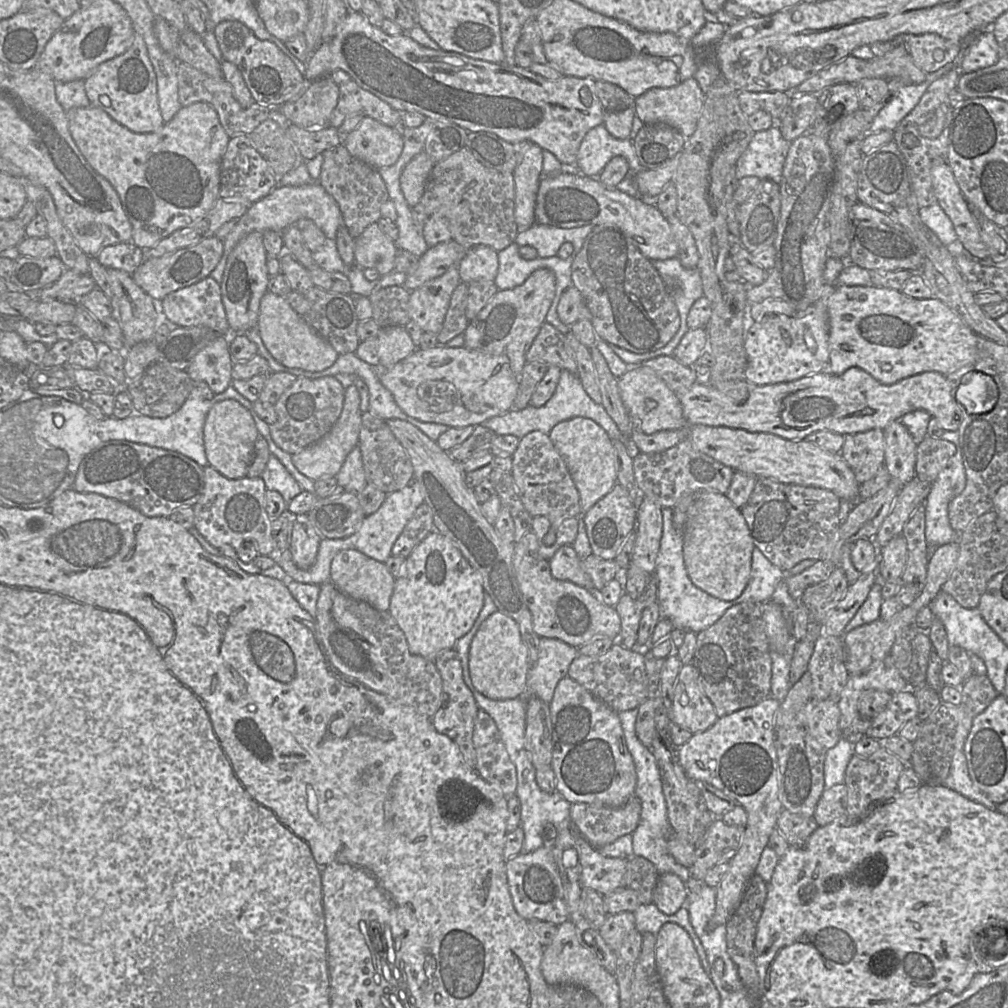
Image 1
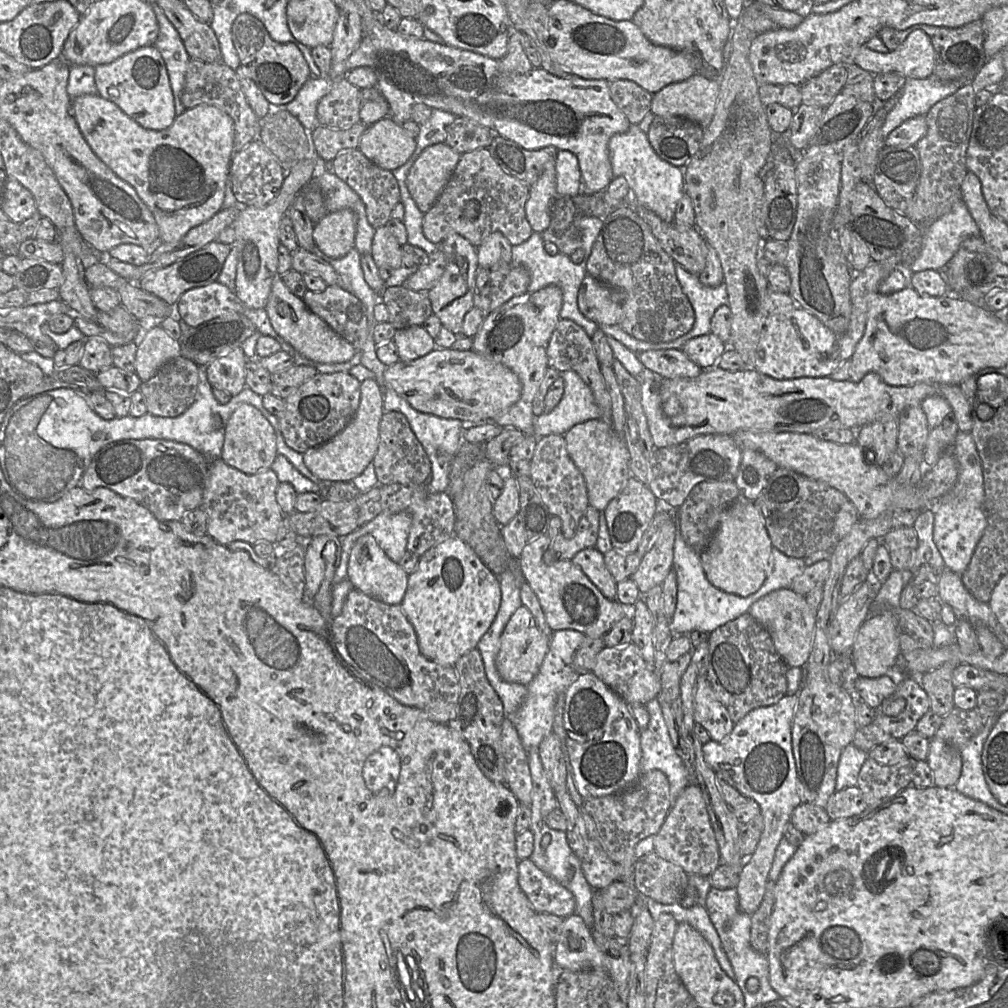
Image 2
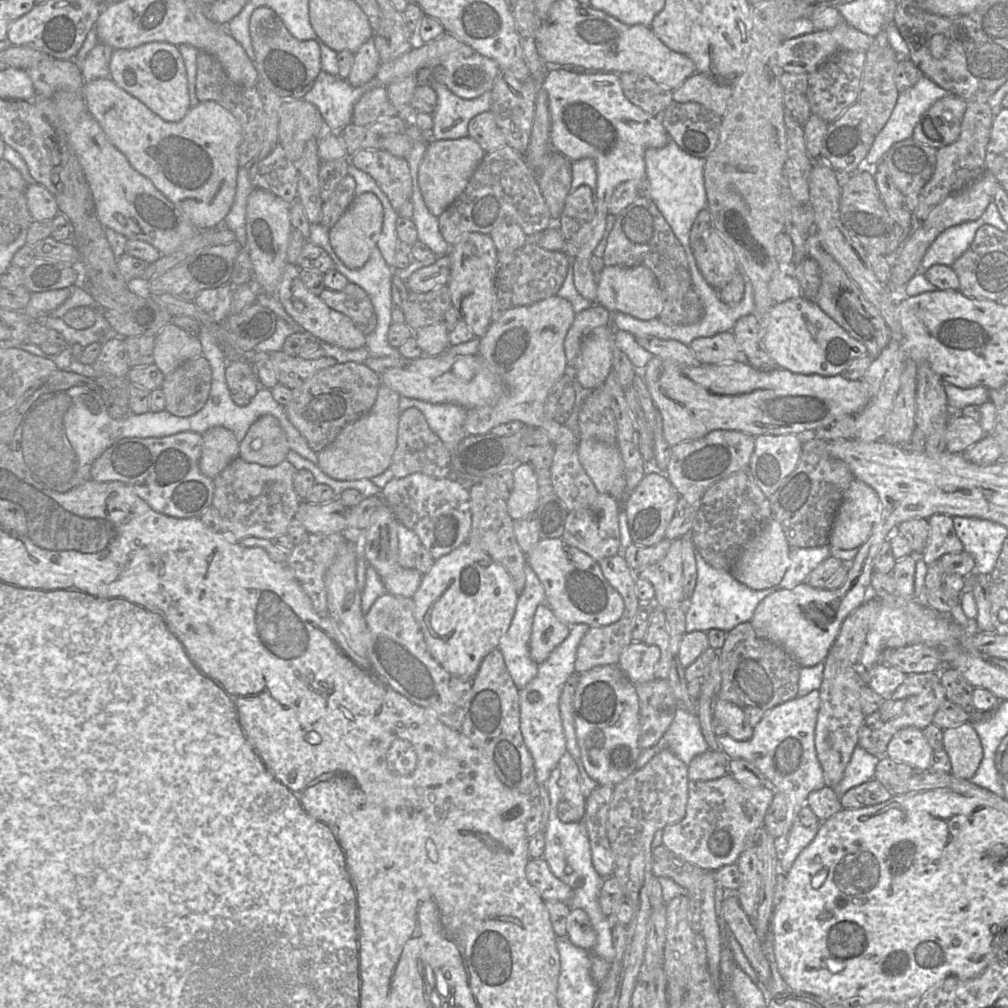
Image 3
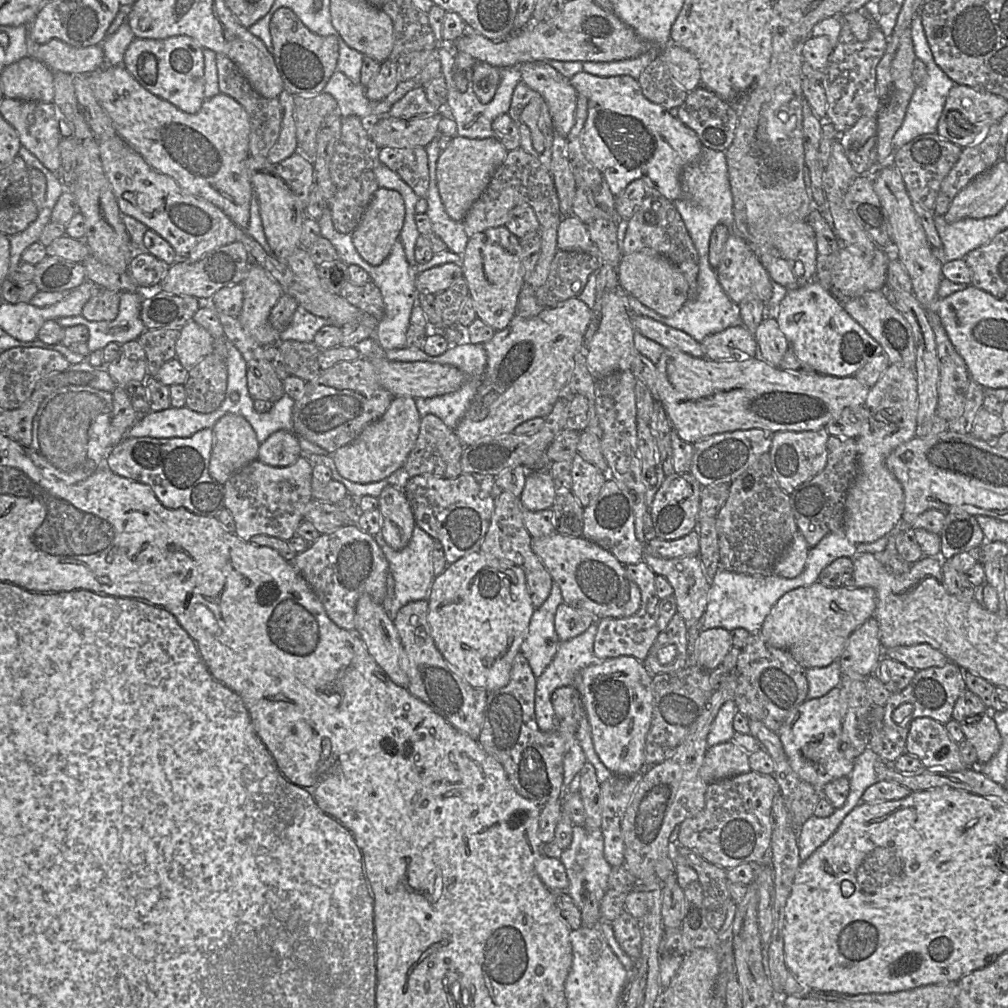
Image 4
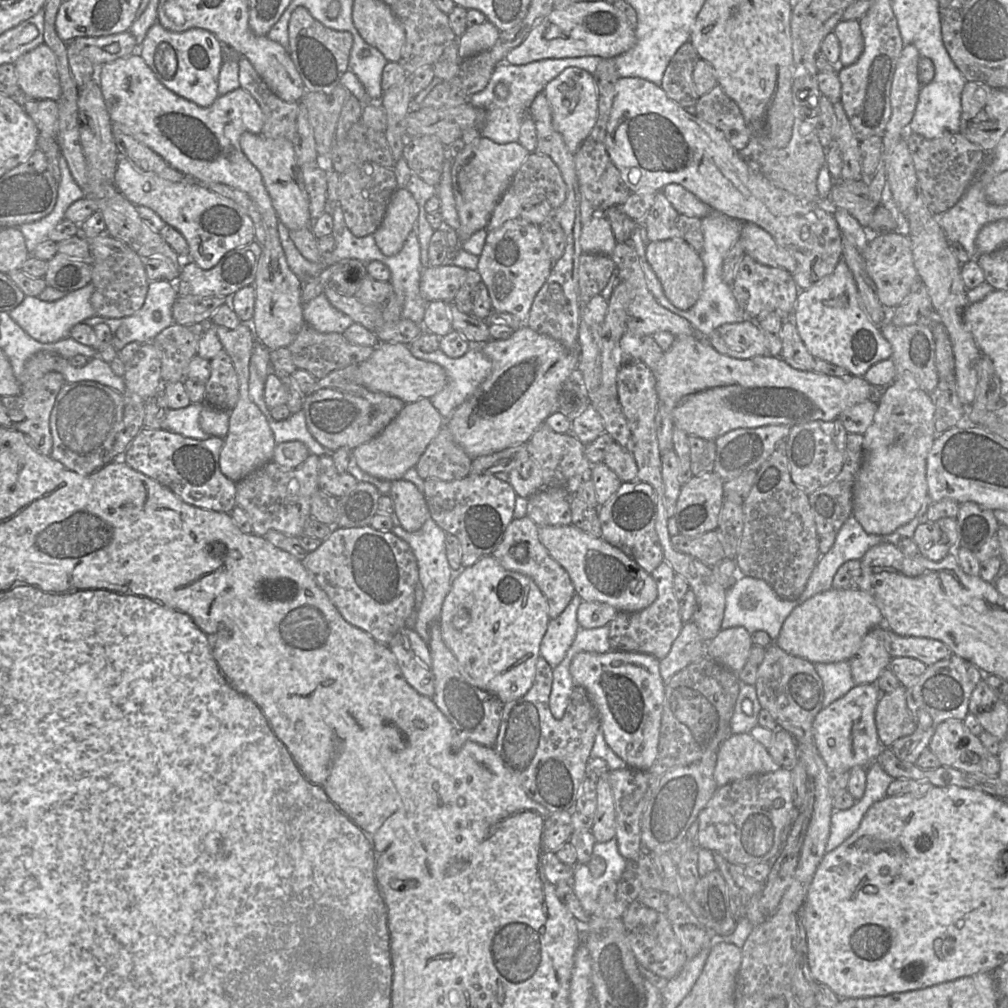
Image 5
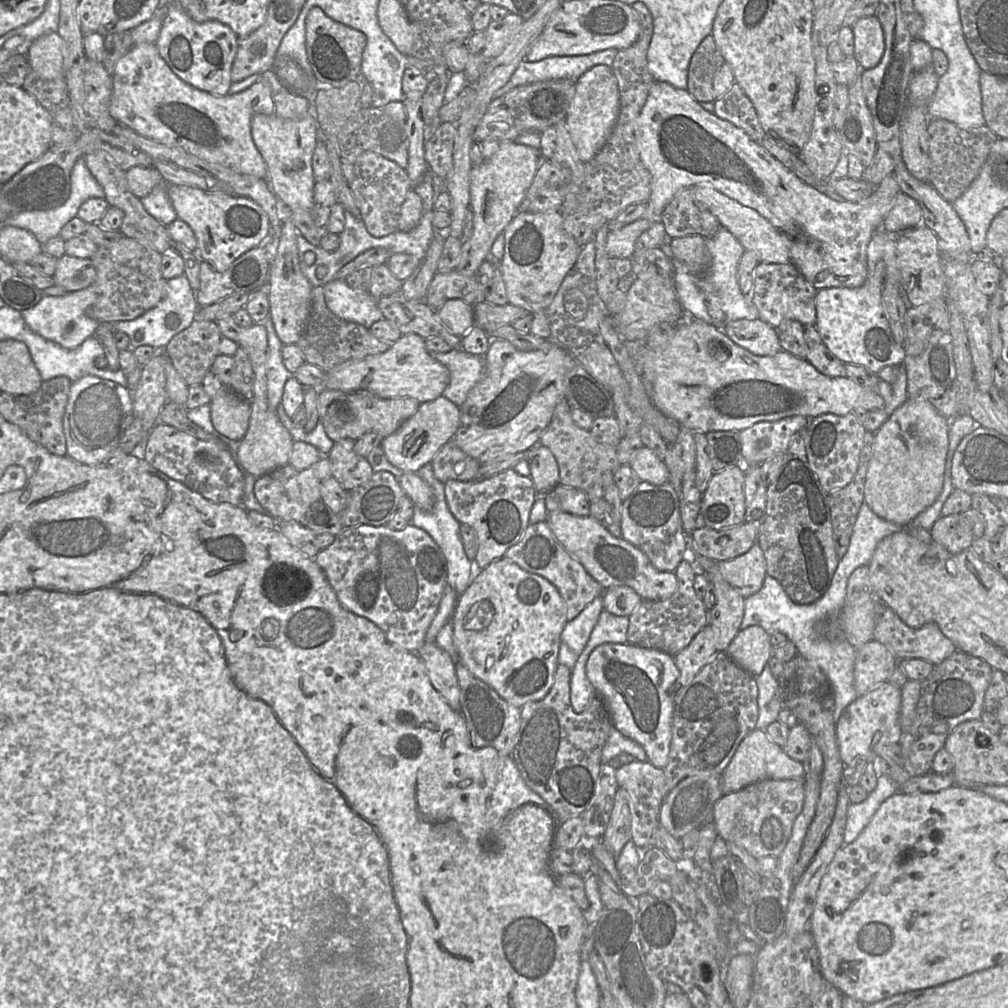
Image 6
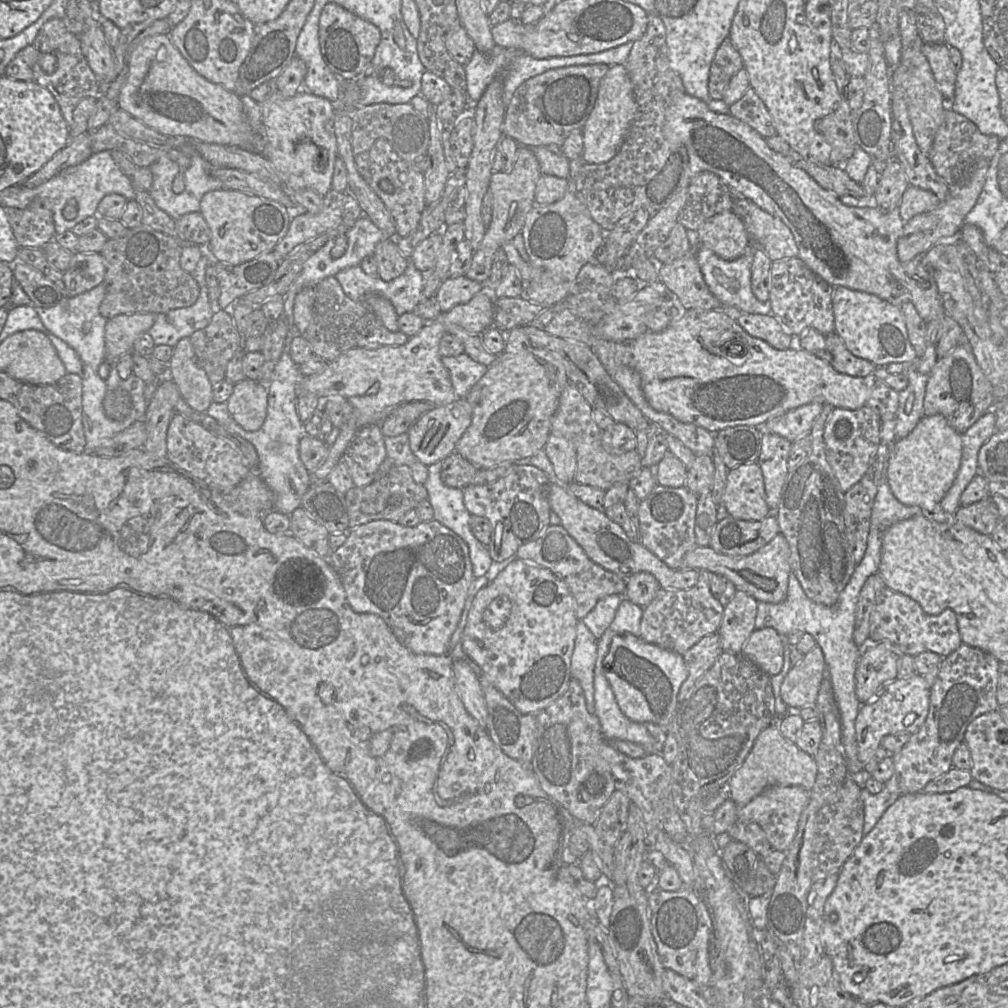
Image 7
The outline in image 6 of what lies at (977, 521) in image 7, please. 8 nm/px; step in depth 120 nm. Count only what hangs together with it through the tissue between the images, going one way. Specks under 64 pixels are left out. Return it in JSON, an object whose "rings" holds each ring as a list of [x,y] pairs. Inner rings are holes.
{"rings":[[[961,514],[940,516],[930,529],[932,541],[952,554],[969,548],[974,541],[970,523]]]}

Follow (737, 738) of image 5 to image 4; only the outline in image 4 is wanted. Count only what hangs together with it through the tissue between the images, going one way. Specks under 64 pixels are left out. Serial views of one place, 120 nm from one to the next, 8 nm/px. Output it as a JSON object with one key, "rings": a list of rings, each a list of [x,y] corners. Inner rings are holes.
{"rings":[[[730,740],[707,749],[699,775],[709,784],[749,771],[749,753]]]}

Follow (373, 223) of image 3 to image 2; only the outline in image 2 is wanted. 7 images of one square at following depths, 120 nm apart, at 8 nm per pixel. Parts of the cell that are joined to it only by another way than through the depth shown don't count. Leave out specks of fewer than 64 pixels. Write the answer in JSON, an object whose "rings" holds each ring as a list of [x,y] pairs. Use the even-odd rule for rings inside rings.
{"rings":[[[350,209],[327,213],[314,225],[313,240],[329,257],[342,258],[355,248],[357,216]]]}

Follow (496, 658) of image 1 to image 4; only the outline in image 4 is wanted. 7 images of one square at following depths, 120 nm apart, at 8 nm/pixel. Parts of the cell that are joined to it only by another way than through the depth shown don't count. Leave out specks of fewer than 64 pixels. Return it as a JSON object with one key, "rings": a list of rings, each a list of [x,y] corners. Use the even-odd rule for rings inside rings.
{"rings":[[[563,603],[556,609],[555,631],[561,642],[566,642],[580,635],[594,622],[597,620],[592,615],[580,612]]]}

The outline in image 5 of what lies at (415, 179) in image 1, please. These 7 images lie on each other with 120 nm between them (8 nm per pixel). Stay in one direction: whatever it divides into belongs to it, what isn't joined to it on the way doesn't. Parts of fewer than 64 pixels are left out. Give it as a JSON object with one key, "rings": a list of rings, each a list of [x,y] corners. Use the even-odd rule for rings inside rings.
{"rings":[[[476,138],[451,159],[450,176],[460,228],[460,241],[484,229],[509,187],[513,176],[531,152],[518,142],[497,143],[488,138]]]}

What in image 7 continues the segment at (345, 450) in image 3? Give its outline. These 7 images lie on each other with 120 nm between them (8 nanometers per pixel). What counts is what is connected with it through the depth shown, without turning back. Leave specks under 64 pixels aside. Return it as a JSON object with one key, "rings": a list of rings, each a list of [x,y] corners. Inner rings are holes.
{"rings":[[[458,399],[443,406],[434,406],[407,431],[410,448],[426,466],[442,462],[451,453],[455,452],[456,444],[471,424],[471,420],[472,411],[466,399]]]}

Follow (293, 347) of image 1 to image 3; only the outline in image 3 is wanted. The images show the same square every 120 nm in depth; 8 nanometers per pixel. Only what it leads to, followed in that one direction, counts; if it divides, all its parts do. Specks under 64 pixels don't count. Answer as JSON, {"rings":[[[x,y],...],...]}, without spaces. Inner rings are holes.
{"rings":[[[287,263],[283,271],[276,298],[285,312],[301,330],[310,333],[318,341],[338,346],[347,350],[359,349],[365,346],[367,337],[346,315],[330,308],[320,297],[310,292],[302,283],[300,272],[303,270],[298,264]]]}

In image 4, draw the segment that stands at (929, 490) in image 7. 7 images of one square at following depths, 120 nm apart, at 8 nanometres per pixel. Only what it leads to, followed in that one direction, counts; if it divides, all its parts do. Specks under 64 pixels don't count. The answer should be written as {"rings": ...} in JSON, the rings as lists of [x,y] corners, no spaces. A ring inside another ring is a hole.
{"rings":[[[890,364],[870,388],[864,406],[868,409],[868,418],[855,438],[858,472],[847,493],[842,524],[846,537],[855,544],[874,542],[901,522],[904,492],[887,468],[886,458],[896,447],[916,437],[918,391],[915,375],[905,365]]]}

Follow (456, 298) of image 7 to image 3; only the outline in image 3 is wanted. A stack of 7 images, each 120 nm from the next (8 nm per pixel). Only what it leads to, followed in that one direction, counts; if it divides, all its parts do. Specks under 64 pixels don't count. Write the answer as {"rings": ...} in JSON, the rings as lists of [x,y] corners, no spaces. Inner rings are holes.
{"rings":[[[448,255],[439,256],[433,264],[415,271],[407,279],[407,286],[413,292],[429,292],[446,286],[450,273],[451,261]]]}

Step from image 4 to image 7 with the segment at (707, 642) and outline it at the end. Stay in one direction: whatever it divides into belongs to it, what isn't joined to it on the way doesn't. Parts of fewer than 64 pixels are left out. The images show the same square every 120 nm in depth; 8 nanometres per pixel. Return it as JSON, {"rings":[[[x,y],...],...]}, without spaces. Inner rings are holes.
{"rings":[[[756,629],[742,649],[750,659],[769,676],[777,675],[784,666],[784,641],[774,629]]]}

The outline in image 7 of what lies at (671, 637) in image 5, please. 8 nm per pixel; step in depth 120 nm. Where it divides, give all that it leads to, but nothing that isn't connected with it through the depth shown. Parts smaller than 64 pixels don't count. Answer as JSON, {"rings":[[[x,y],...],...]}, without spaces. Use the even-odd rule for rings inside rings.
{"rings":[[[699,571],[697,584],[688,590],[661,589],[643,610],[640,638],[664,650],[683,656],[702,638],[717,633],[723,618],[724,606],[712,595],[710,572]]]}

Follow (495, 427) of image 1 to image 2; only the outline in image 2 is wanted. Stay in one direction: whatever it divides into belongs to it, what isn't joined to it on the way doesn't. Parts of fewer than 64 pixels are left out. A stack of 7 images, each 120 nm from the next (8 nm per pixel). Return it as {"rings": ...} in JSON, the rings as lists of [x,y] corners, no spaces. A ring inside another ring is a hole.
{"rings":[[[573,370],[561,372],[564,393],[560,402],[549,412],[534,419],[531,434],[537,438],[550,434],[564,435],[574,425],[587,420],[601,419],[602,412],[591,388]]]}

